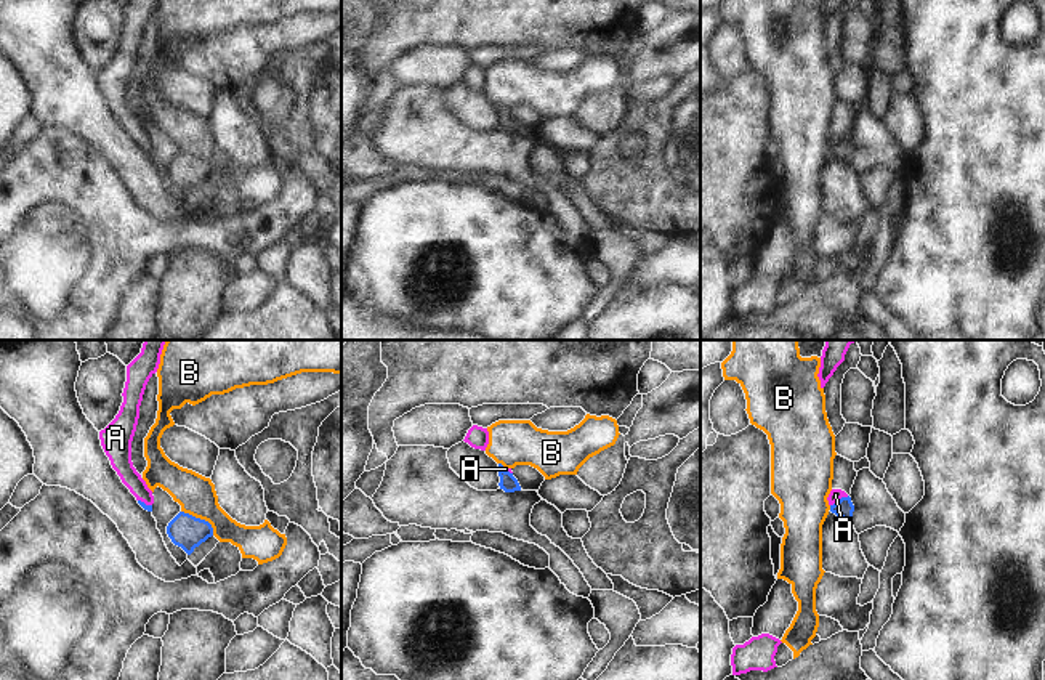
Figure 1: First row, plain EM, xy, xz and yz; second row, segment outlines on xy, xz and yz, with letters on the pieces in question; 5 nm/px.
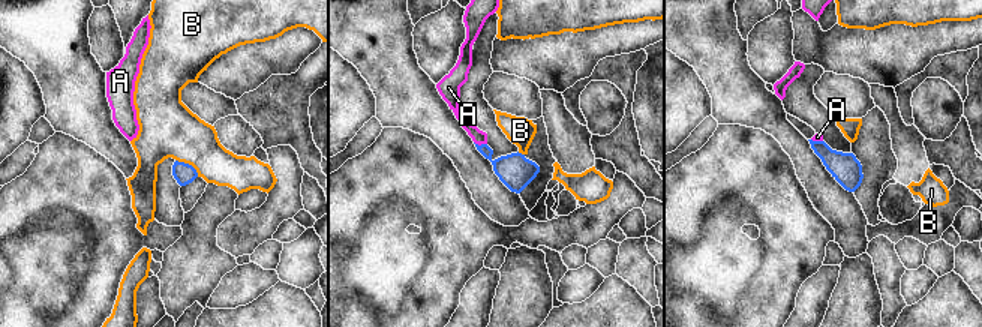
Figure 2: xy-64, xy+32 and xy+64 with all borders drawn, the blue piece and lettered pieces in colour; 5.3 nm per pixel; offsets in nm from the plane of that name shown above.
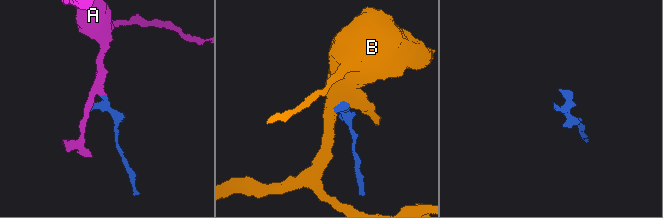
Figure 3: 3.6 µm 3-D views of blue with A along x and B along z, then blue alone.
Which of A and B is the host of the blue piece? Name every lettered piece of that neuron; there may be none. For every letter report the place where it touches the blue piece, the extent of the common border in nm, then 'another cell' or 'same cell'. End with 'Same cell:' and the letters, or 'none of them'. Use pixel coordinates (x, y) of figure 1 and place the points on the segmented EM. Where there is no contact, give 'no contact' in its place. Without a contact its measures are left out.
A: yz (839, 501) | 110 nm | same cell
B: xy (199, 518) | 200 nm | another cell
Same cell: A

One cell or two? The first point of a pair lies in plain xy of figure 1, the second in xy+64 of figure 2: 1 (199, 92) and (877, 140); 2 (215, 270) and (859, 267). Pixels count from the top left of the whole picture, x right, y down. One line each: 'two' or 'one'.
1: two
2: one

